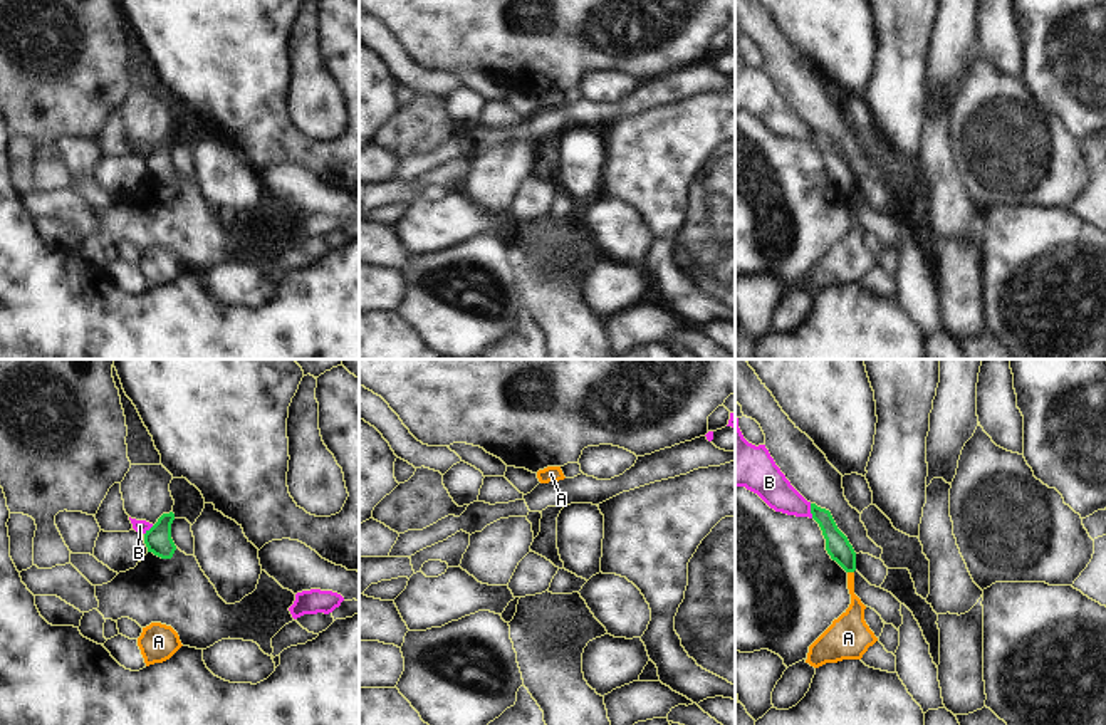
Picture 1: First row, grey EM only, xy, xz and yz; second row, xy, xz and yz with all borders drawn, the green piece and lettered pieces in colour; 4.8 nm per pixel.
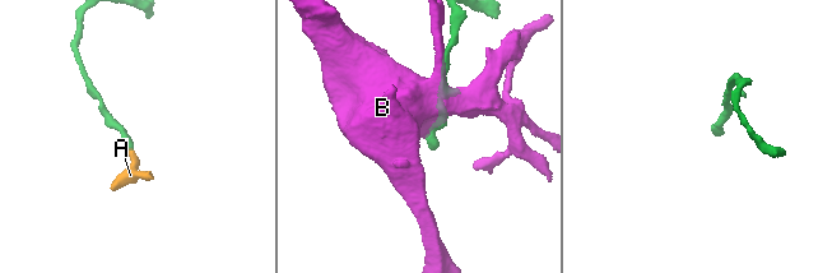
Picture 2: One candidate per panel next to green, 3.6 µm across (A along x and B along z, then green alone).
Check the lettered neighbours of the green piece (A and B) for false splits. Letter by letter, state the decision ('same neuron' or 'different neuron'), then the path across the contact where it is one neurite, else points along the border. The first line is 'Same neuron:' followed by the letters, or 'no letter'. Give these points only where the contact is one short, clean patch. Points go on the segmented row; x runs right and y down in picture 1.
Same neuron: no letter
A: different neuron | along yz (848, 571), (853, 573)
B: different neuron

